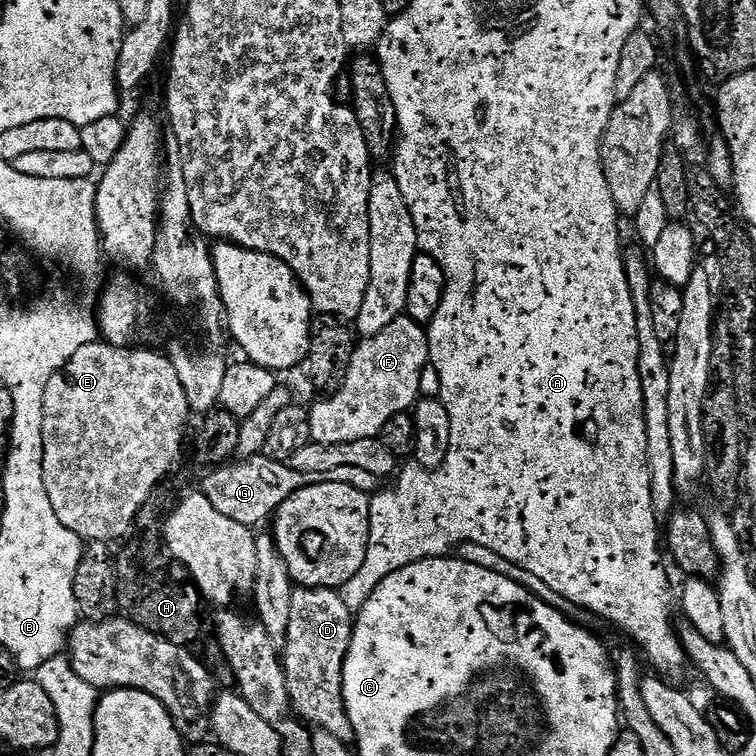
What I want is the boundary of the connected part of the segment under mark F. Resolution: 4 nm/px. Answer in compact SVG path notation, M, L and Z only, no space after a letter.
M407 314L399 316L386 330L365 336L355 345L350 368L344 384L336 392L320 398L310 408L310 434L314 444L337 444L338 442L358 442L358 438L379 437L382 426L394 418L394 414L408 412L421 399L420 383L424 380L424 368L429 367L428 334L425 325L414 322Z

